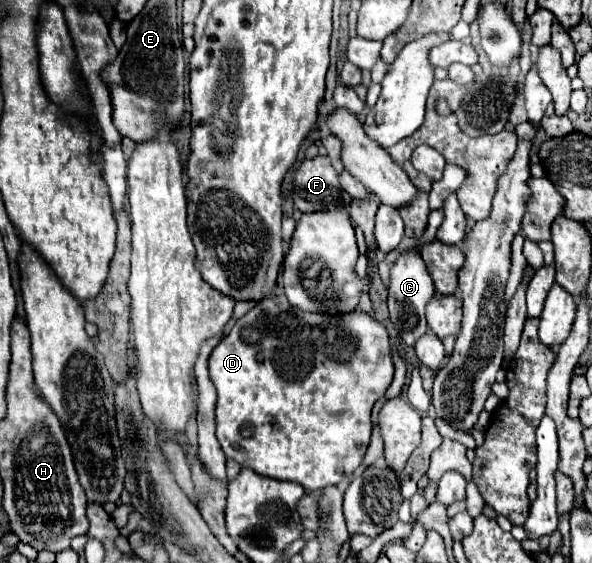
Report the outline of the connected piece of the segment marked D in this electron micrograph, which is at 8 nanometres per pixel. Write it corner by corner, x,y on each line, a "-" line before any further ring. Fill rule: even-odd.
269,295
263,301
259,301
249,313
245,313
241,319
237,319
235,327
229,335
223,337
223,341
213,349
209,357
209,373
217,387
219,399
217,399
217,439
225,451
227,457
235,459
241,467
249,467
259,475
267,475
273,479
283,481
297,481
309,491
323,489
327,485
337,485
343,477
349,477
355,473
355,469
361,465
361,459
369,447
371,439
371,409
379,397
385,395
393,381
393,361
391,361
391,347
389,347
389,335
385,327
375,321
365,311
353,311
345,313
341,317
329,317
323,313
309,313
301,309
293,309
285,295

